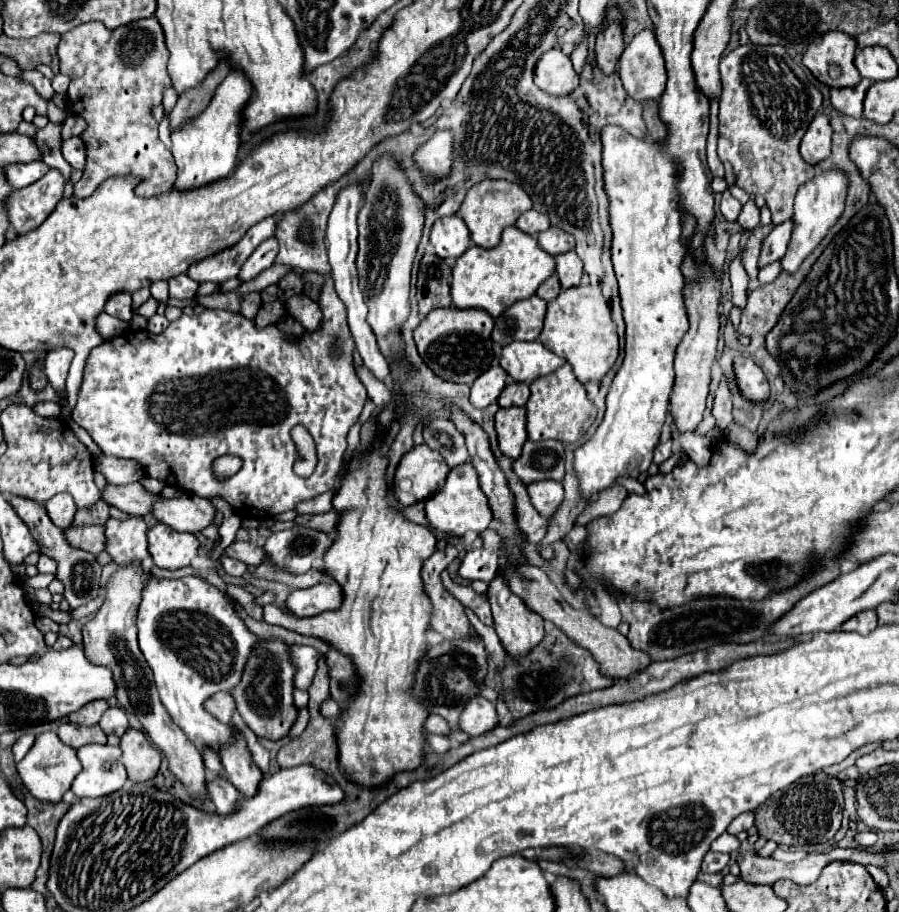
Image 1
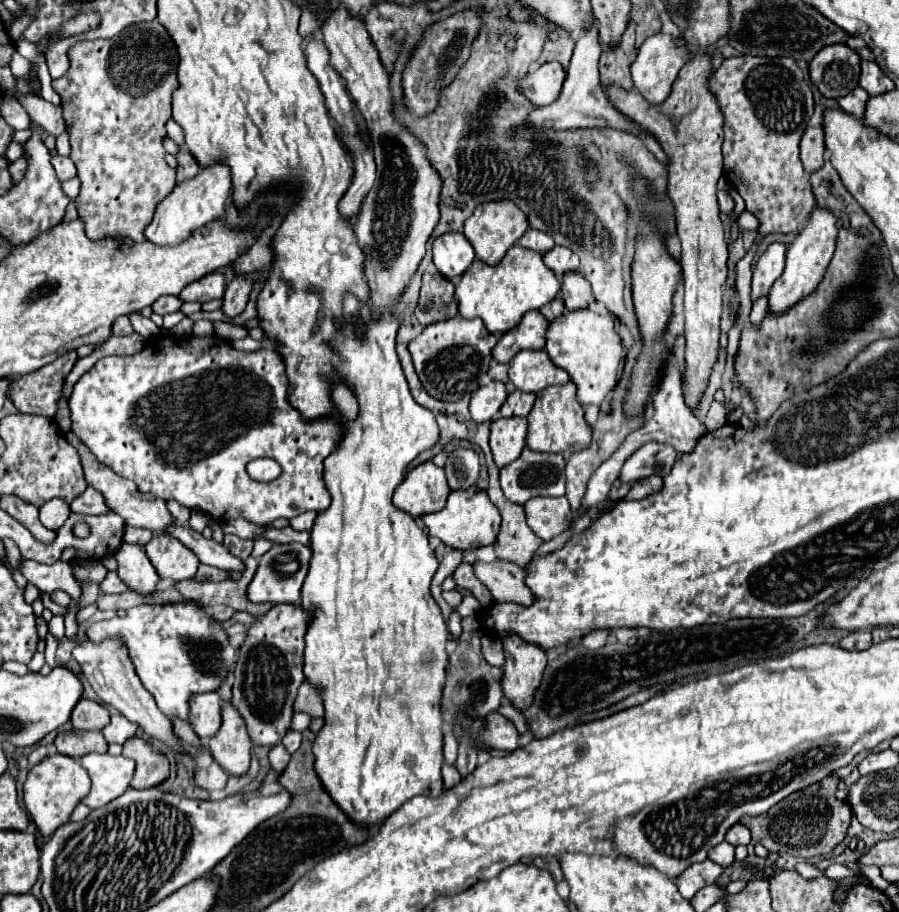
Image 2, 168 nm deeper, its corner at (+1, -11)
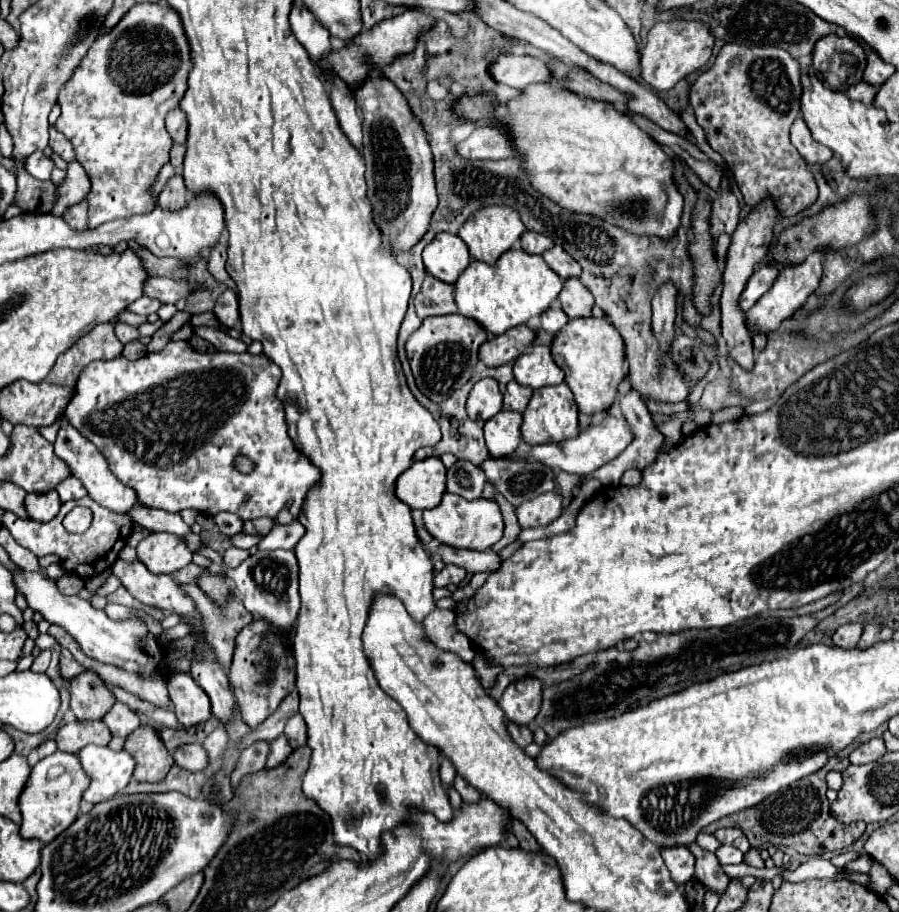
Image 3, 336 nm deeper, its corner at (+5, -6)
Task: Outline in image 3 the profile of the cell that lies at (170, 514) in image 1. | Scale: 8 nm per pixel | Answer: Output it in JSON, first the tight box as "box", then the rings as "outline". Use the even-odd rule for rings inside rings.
{"box":[54,419,140,515],"outline":[[[66,419],[60,423],[60,431],[58,431],[56,441],[54,441],[54,451],[56,451],[56,455],[58,455],[62,461],[68,463],[72,475],[78,477],[78,479],[84,483],[88,495],[90,495],[98,505],[102,505],[102,507],[106,507],[106,509],[110,509],[110,511],[114,511],[114,513],[122,513],[122,515],[130,513],[136,505],[140,505],[140,503],[138,503],[138,497],[134,495],[134,491],[130,491],[130,487],[126,487],[122,481],[114,479],[112,471],[108,469],[108,463],[106,463],[104,455],[94,447],[94,443],[90,443],[88,439],[84,439],[84,437],[80,435],[80,431],[74,429]]]}

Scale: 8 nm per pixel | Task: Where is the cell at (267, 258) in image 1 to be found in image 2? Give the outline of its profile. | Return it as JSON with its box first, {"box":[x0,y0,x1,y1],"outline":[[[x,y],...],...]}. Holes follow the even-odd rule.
{"box":[220,276,250,318],"outline":[[[234,276],[234,280],[230,282],[230,286],[224,292],[224,298],[222,298],[224,304],[220,310],[228,318],[236,318],[248,302],[248,294],[250,294],[250,280],[242,278],[242,276]]]}

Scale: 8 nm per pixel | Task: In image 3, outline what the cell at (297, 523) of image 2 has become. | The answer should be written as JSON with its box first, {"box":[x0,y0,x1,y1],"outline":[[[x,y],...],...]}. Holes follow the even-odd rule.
{"box":[258,519,304,549],"outline":[[[294,519],[288,525],[276,525],[266,537],[262,537],[258,549],[294,549],[302,535],[304,525],[298,519]]]}

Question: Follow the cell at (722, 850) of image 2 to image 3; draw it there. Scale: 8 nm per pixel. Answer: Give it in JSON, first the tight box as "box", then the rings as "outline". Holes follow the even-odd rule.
{"box":[696,833,720,853],"outline":[[[700,833],[700,835],[698,835],[698,839],[696,839],[696,843],[698,843],[704,851],[712,851],[712,853],[720,847],[718,839],[716,839],[714,835],[708,835],[708,833]]]}

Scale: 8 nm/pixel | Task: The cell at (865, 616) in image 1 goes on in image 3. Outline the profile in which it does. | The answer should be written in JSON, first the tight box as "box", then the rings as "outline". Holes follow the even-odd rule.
{"box":[832,623,862,649],"outline":[[[848,623],[836,629],[836,633],[832,635],[832,641],[836,647],[844,647],[844,649],[854,649],[860,641],[862,635],[862,625],[860,623]]]}

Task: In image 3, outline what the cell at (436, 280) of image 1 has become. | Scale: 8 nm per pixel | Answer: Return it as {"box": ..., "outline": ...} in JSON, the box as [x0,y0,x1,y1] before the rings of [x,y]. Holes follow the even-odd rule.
{"box":[414,275,456,319],"outline":[[[426,275],[420,293],[414,297],[414,307],[420,319],[430,315],[450,315],[456,313],[454,285],[442,283],[432,275]]]}

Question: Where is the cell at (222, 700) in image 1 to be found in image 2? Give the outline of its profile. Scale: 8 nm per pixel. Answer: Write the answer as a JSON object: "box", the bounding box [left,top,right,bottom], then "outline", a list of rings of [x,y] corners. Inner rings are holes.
{"box":[190,692,222,740],"outline":[[[204,692],[204,694],[194,694],[190,698],[190,724],[194,732],[204,740],[212,738],[218,728],[220,728],[220,706],[222,700],[218,692]]]}

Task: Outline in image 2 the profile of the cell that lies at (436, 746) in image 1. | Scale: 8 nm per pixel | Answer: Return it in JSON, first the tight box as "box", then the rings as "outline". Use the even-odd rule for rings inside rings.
{"box":[442,764,462,790],"outline":[[[444,764],[442,766],[442,778],[444,778],[444,788],[446,790],[452,788],[452,786],[456,786],[458,780],[462,780],[460,774],[458,774],[458,770],[454,766],[450,766],[450,764]]]}

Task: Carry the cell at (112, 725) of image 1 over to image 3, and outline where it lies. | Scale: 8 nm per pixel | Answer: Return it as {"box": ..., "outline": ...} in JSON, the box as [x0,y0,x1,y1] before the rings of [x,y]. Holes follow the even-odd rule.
{"box":[102,703,140,737],"outline":[[[116,703],[102,721],[108,725],[110,733],[116,737],[128,737],[132,731],[140,727],[138,715],[124,703]]]}

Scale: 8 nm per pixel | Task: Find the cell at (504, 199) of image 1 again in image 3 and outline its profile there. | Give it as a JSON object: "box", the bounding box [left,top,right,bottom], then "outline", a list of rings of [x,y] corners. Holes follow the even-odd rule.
{"box":[458,207,526,265],"outline":[[[482,207],[460,227],[458,235],[470,249],[472,259],[492,265],[504,251],[508,251],[526,231],[518,211],[512,207]]]}

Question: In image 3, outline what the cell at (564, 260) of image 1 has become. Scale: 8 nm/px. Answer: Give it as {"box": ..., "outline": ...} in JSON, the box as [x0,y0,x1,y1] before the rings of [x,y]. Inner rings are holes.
{"box":[558,279,594,317],"outline":[[[566,279],[564,281],[564,289],[558,295],[558,301],[562,305],[562,311],[570,317],[590,317],[590,309],[594,305],[594,295],[590,293],[590,289],[586,289],[582,285],[582,281],[576,279]]]}

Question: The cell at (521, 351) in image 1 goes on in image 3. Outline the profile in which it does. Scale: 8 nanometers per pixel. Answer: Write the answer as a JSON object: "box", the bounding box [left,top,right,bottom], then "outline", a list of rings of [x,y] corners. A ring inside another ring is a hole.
{"box":[514,345,564,389],"outline":[[[530,345],[514,361],[514,379],[530,389],[540,389],[546,385],[558,385],[564,381],[564,371],[554,363],[550,347]]]}

